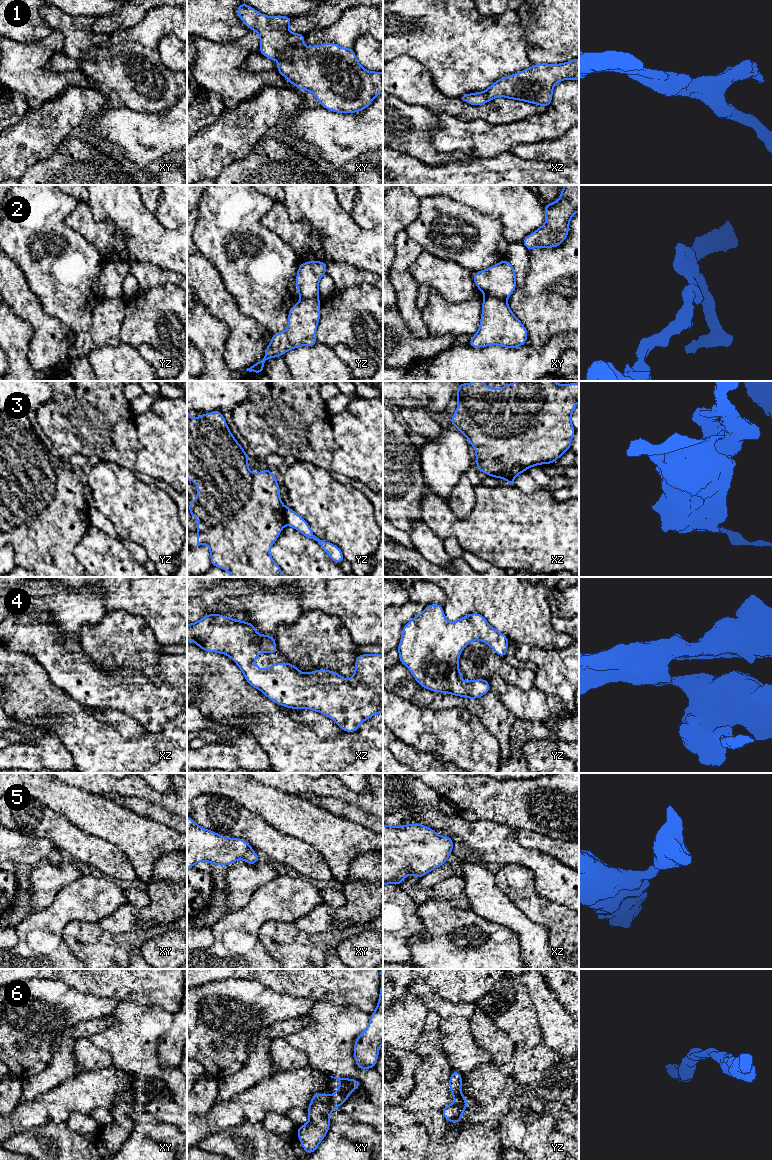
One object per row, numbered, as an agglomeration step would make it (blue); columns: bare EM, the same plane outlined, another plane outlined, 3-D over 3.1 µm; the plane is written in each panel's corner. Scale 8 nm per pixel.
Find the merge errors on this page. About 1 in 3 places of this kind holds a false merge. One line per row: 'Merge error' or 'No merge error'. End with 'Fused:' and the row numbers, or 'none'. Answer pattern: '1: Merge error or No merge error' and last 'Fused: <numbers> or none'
1: No merge error
2: Merge error
3: Merge error
4: No merge error
5: No merge error
6: No merge error
Fused: 2, 3

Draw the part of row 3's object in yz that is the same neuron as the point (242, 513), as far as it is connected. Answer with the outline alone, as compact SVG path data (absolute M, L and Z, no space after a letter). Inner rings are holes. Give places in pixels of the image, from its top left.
M187 410L187 480L197 485L197 499L189 501L189 515L197 518L197 546L206 544L209 547L211 566L219 567L229 572L231 577L282 577L283 571L270 555L270 548L276 542L286 525L285 505L280 499L280 486L275 475L265 467L264 472L252 473L248 466L249 456L231 433L227 422L220 410L200 414L197 419L192 418Z

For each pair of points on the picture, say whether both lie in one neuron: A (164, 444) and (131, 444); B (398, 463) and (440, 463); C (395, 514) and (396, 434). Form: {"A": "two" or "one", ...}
{"A": "two", "B": "two", "C": "one"}

